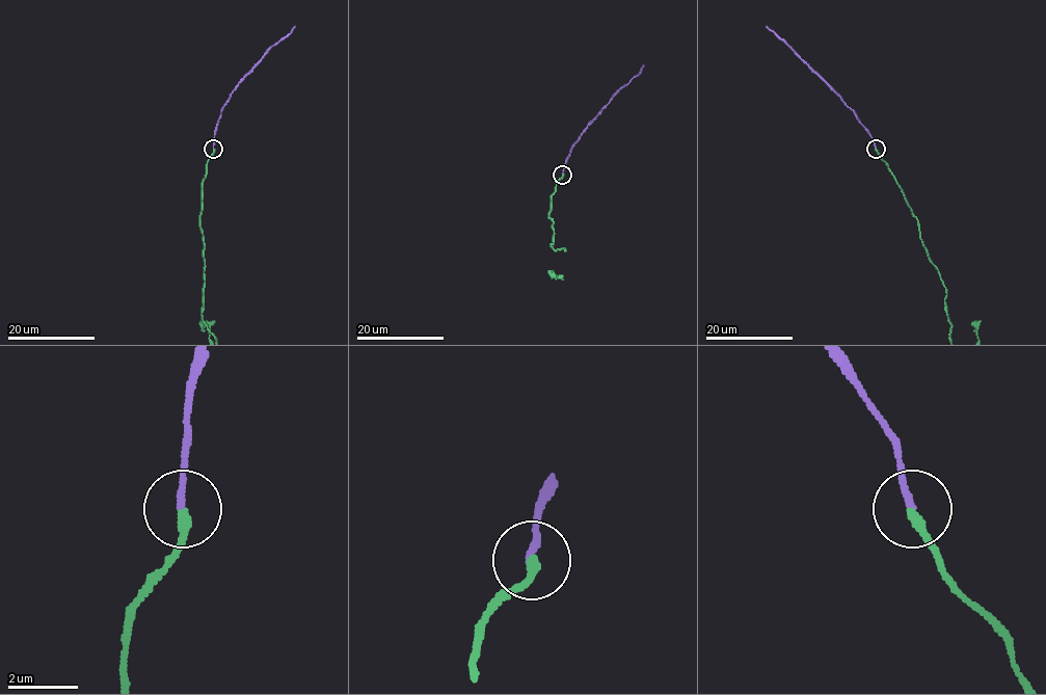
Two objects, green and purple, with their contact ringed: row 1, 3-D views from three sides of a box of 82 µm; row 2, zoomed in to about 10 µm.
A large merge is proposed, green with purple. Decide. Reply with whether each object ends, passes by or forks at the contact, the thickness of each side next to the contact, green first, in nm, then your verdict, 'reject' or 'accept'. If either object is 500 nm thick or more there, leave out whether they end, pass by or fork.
green ends; purple ends; calibres 260 and 170 nm; accept

